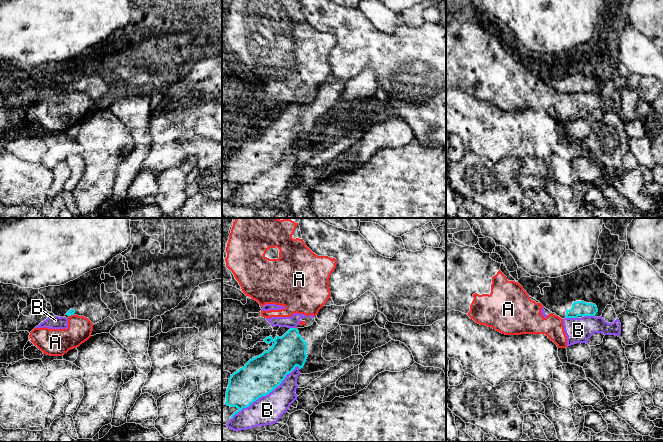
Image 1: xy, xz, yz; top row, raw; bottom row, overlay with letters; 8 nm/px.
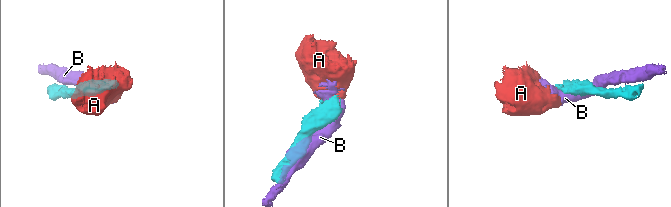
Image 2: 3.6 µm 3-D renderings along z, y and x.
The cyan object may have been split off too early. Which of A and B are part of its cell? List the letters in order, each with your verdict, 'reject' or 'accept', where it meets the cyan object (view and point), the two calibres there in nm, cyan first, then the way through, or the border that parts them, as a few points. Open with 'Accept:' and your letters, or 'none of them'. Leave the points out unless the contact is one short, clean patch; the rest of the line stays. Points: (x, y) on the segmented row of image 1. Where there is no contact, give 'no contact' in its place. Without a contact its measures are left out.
Accept: none of them
A: reject; meets cyan in xy at (71, 314); 50 nm thick on the cyan side, 200 nm on the other; border along xy (73, 314), (69, 316)
B: reject; meets cyan in xz at (265, 395); 300 nm thick on the cyan side, 240 nm on the other

